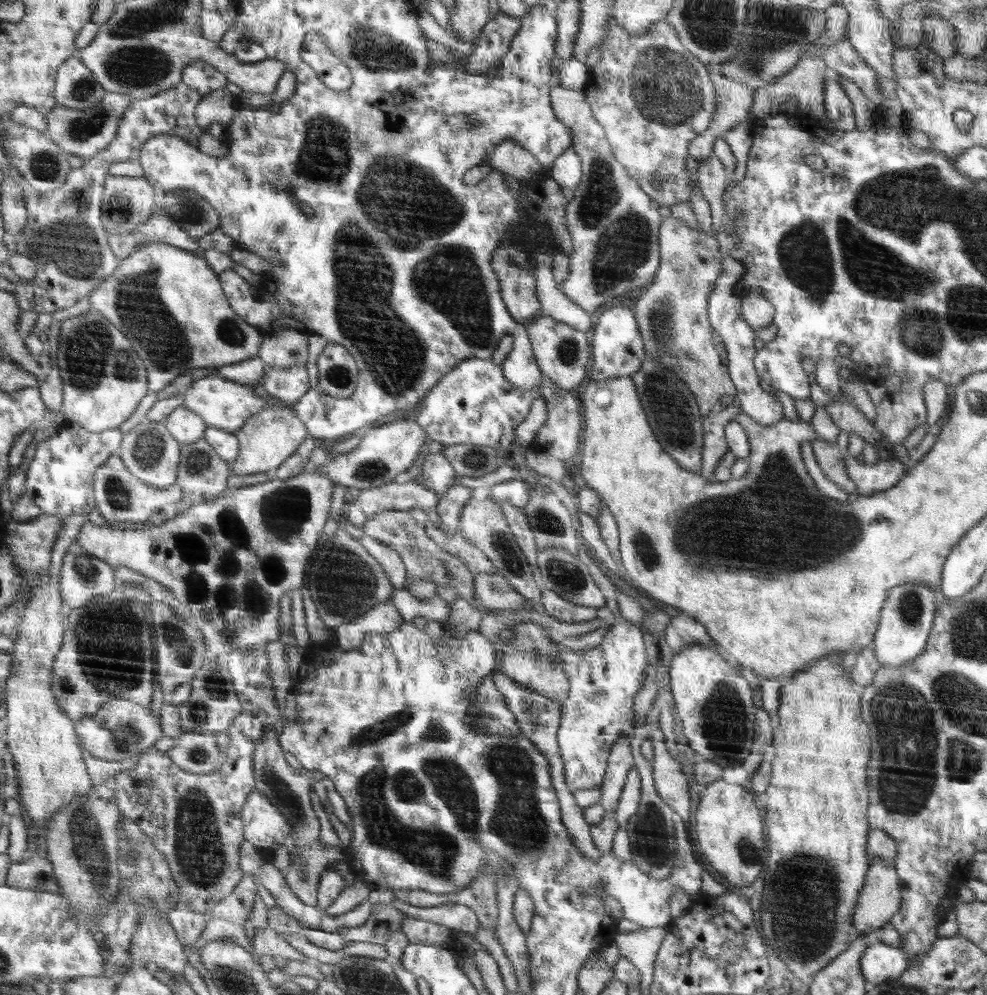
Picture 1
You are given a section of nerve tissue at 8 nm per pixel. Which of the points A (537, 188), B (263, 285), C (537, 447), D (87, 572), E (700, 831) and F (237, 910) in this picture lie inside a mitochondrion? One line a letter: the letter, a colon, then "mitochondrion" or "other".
A: other
B: other
C: other
D: mitochondrion
E: other
F: other

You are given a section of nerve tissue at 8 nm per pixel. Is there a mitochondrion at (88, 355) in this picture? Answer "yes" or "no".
yes

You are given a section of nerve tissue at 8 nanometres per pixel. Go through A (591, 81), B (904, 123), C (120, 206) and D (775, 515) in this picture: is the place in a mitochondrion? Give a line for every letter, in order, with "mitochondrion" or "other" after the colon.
A: other
B: other
C: mitochondrion
D: mitochondrion

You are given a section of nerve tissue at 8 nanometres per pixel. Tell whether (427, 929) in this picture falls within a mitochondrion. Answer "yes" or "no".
no

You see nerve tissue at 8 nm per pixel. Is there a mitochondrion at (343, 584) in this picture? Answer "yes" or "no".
yes

